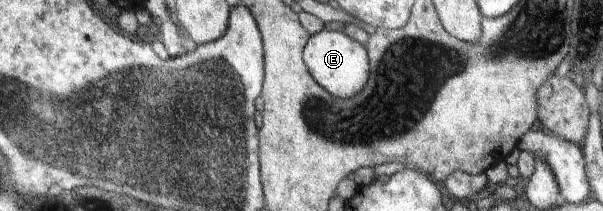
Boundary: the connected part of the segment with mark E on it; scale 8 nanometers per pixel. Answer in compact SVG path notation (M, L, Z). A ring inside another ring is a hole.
M324 30L314 34L305 49L305 60L316 81L332 95L342 99L352 99L360 95L371 80L371 54L368 48L344 31Z

